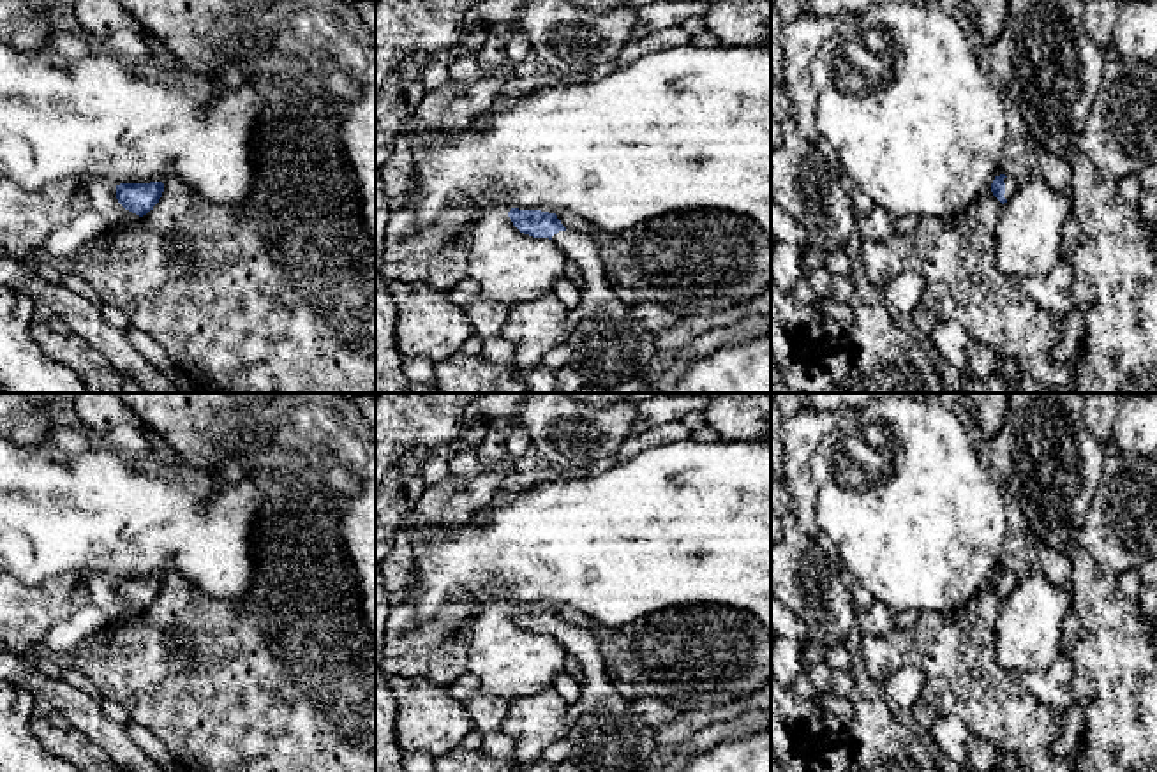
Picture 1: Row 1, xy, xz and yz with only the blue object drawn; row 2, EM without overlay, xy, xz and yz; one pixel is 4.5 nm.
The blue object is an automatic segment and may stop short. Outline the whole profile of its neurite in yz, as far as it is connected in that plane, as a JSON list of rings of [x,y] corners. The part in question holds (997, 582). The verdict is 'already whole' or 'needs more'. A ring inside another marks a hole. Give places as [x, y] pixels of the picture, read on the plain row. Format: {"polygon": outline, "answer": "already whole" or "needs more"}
{"polygon": [[[1005,569],[995,571],[991,578],[991,587],[1002,599],[1007,598],[1016,589],[1016,585],[1018,575]]], "answer": "needs more"}

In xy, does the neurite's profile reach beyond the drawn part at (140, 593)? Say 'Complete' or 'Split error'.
Complete

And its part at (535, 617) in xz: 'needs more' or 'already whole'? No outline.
needs more

